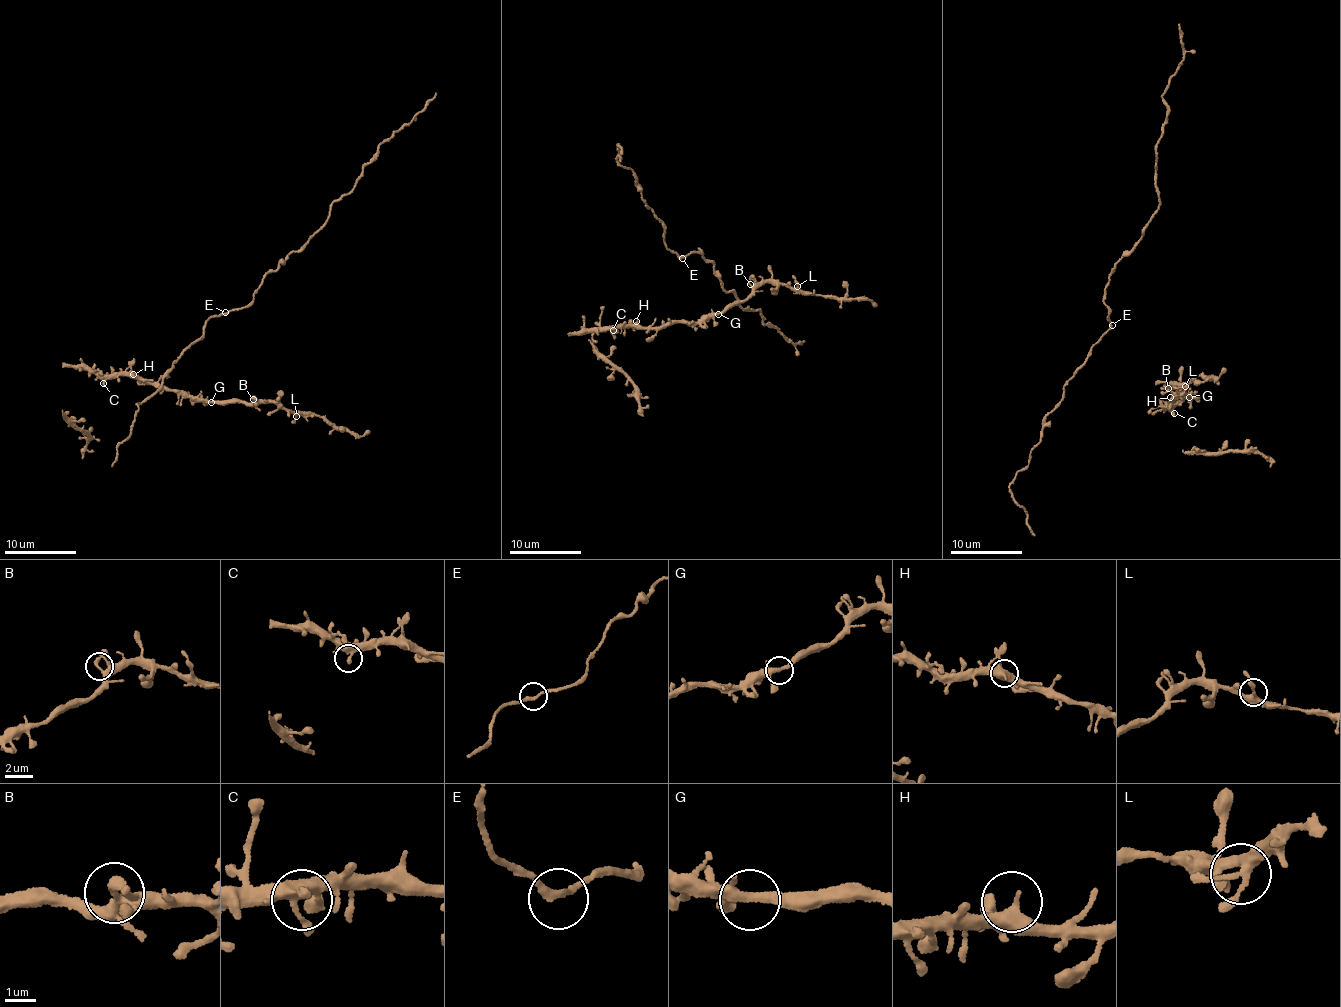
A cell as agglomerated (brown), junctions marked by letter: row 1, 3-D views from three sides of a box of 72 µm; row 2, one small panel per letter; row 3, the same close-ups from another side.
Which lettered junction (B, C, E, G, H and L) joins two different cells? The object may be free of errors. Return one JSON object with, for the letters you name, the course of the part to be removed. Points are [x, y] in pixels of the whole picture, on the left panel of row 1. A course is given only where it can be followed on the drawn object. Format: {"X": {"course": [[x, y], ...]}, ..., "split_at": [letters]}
{"split_at": []}

